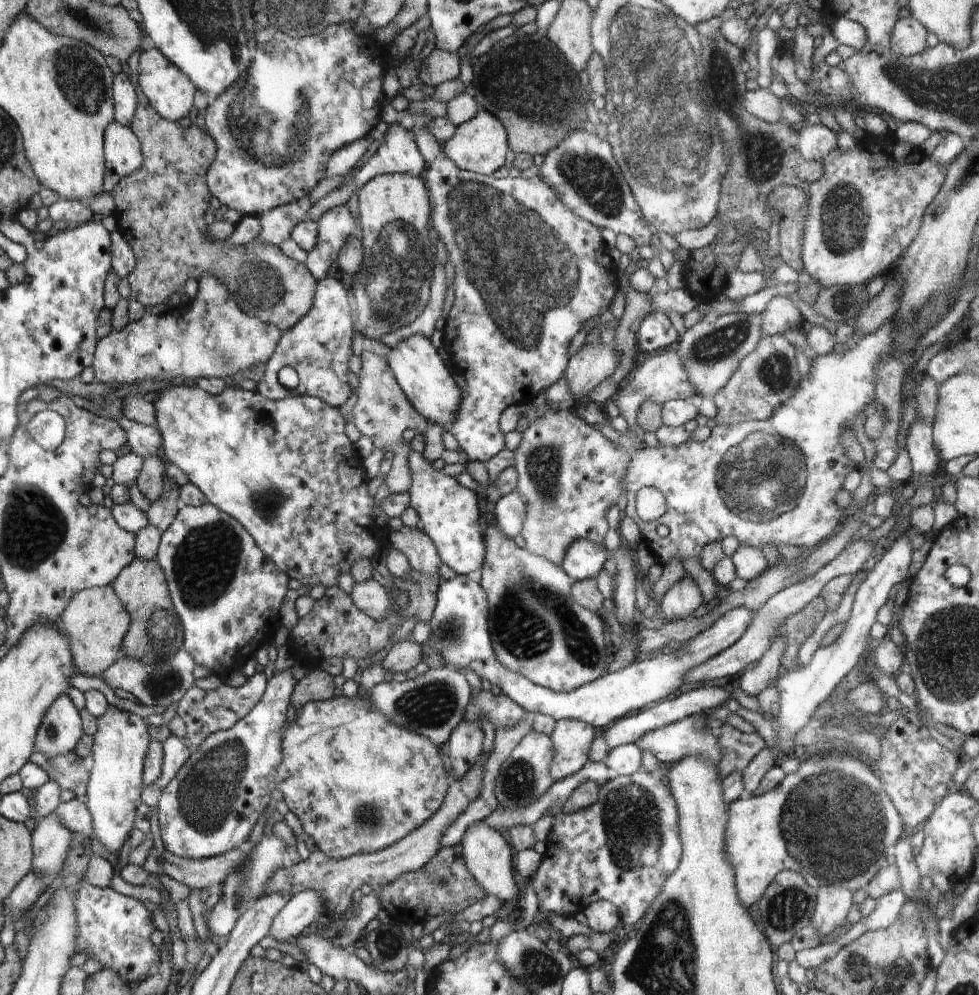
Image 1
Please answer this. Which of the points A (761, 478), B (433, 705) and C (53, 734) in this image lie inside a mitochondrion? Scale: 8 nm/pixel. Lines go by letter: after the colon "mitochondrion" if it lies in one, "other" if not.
A: mitochondrion
B: mitochondrion
C: mitochondrion

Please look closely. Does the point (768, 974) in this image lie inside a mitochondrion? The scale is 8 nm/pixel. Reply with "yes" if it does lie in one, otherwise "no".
no

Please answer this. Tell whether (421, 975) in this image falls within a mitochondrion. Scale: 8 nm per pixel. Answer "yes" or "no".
no

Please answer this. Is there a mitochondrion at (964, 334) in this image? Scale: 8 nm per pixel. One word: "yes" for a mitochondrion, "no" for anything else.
no

